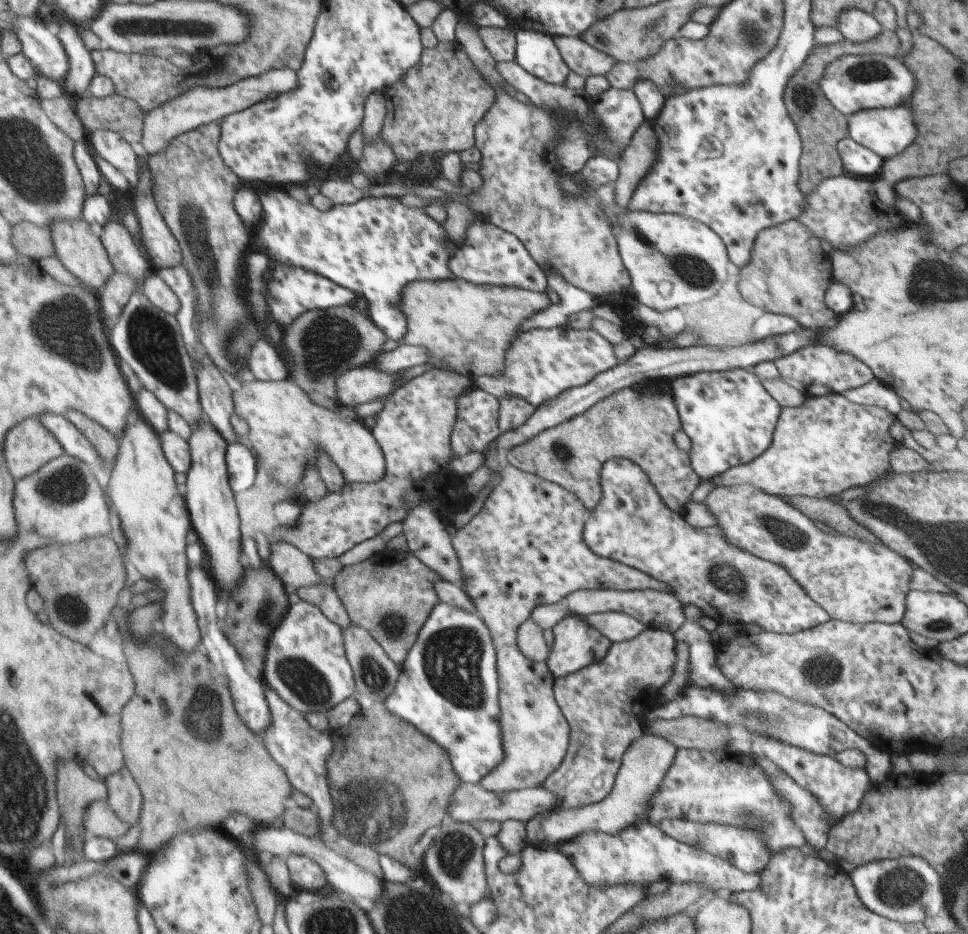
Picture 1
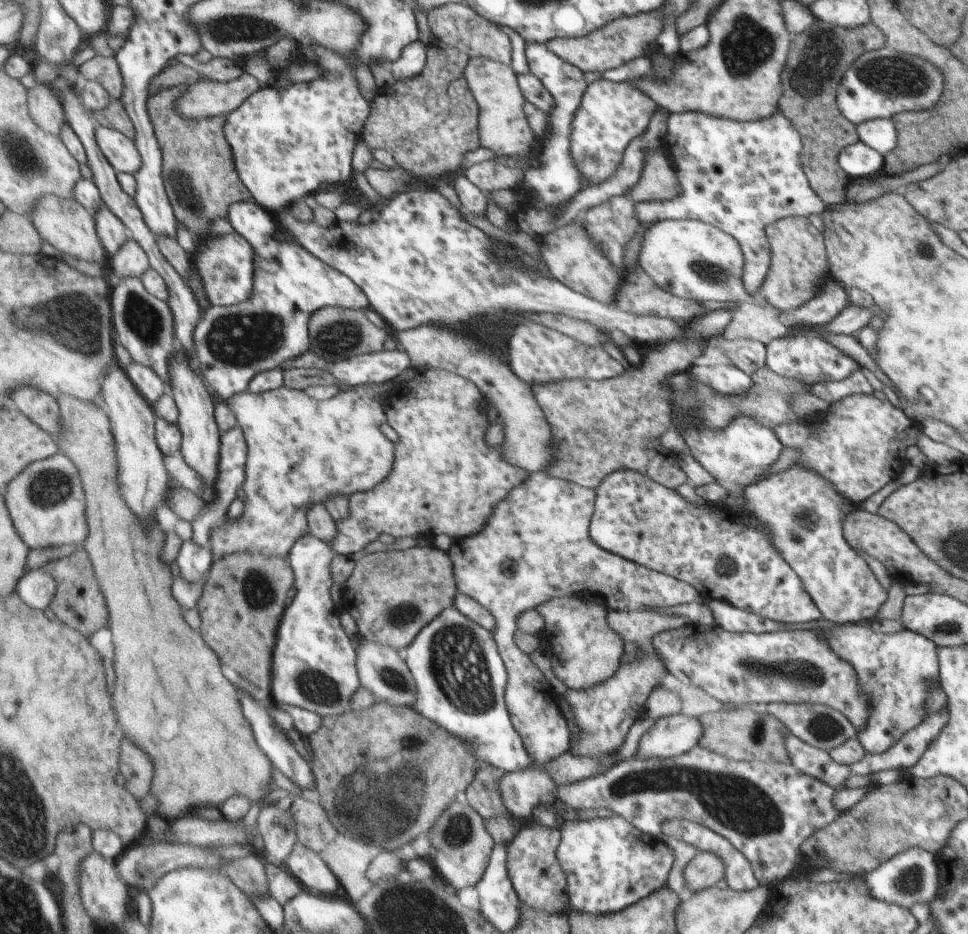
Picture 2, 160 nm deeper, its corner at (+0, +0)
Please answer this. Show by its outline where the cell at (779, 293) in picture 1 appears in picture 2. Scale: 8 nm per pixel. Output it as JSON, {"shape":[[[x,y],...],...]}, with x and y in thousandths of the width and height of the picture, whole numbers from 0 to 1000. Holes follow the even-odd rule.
{"shape":[[[814,231],[794,239],[790,251],[795,266],[796,283],[783,313],[783,321],[805,332],[825,330],[843,316],[851,298],[856,296],[852,283],[853,268],[850,268],[851,255],[848,255],[846,246],[842,246],[832,232],[826,231]]]}

